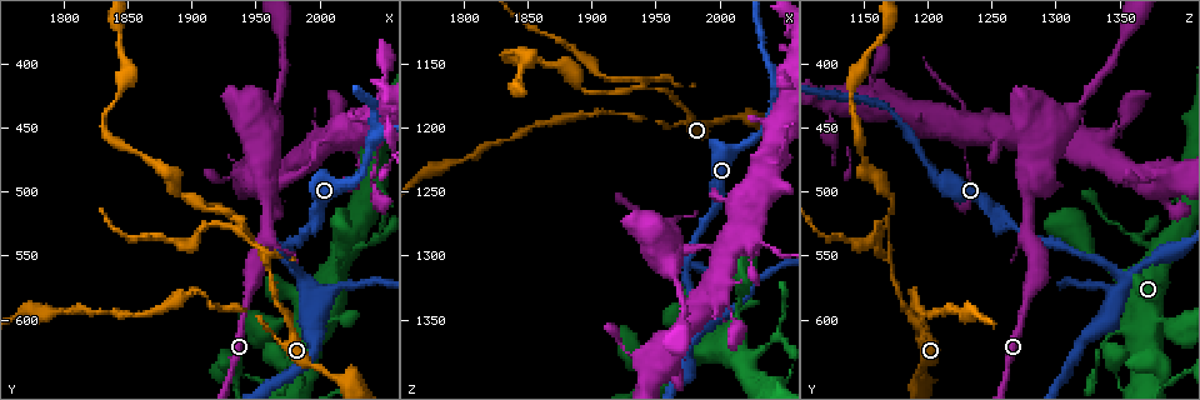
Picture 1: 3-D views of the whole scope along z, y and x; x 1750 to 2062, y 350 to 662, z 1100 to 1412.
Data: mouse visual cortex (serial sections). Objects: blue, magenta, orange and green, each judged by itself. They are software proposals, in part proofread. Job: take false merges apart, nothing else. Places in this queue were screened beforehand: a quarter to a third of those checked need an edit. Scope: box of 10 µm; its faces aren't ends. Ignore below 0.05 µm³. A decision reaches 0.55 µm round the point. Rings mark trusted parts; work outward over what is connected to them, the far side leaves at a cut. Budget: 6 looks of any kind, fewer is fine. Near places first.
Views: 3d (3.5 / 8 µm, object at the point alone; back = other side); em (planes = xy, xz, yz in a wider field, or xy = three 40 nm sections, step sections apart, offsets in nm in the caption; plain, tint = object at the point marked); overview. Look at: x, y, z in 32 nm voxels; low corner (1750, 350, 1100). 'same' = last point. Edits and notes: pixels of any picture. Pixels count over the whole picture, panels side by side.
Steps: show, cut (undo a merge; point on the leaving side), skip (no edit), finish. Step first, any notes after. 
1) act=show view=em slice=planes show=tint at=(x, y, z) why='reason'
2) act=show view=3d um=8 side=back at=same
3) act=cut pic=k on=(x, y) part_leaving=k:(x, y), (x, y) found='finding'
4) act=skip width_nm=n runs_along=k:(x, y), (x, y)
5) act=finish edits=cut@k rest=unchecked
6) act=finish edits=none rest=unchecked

act=show view=3d um=3.5 at=(1900, 578, 1190) why='sharp bend'

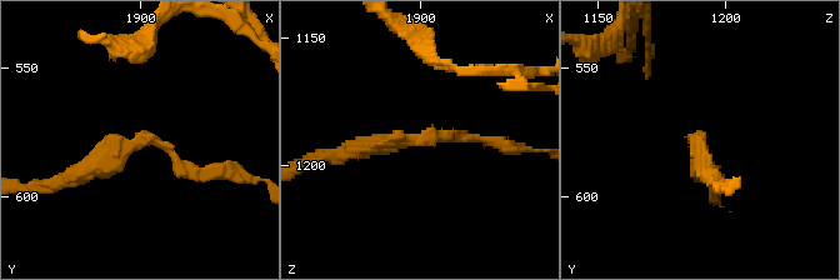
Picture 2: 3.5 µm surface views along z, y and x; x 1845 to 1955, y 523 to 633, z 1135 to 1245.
act=show view=em slice=xy step=2 show=tint at=(1901, 578, 1190) arm_widths_nm=150,250 why='now the EM'

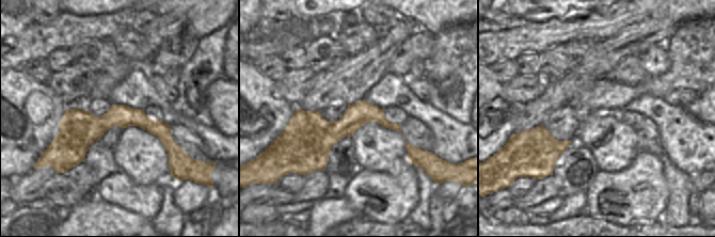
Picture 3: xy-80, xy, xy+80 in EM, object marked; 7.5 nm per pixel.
act=show view=em slice=xy step=5 show=tint at=same why='cut it another way'

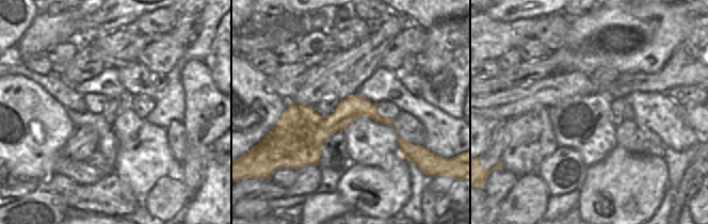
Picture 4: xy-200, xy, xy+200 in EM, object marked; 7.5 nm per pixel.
act=skip runs_along=2:(490, 141), (440, 135), (353, 150) found='one cell here'

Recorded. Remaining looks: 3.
act=show view=3d um=3.5 at=(1940, 530, 1168) why='a fork'

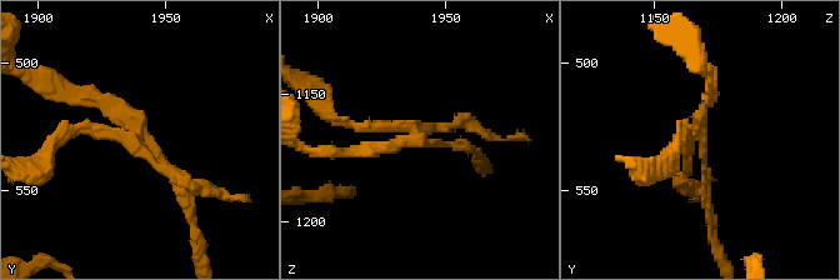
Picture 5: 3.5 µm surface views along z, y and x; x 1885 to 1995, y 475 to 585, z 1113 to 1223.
act=show view=em slice=planes show=tint at=(1940, 528, 1169)

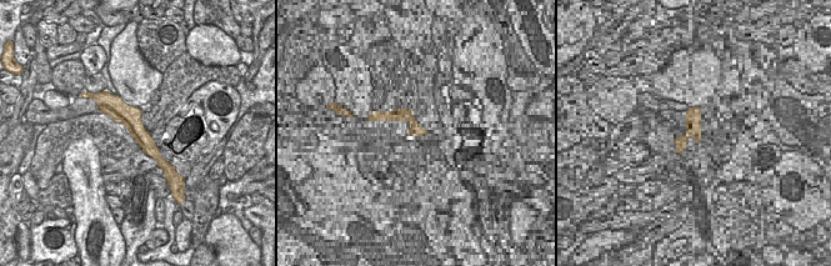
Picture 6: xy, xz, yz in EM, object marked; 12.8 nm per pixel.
act=cut pic=5 on=(84, 129) part_leaving=5:(139, 138), (78, 126), (43, 164) found='two cells meet here'

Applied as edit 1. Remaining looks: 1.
act=finish edits=cut@5 rest=unchecked

